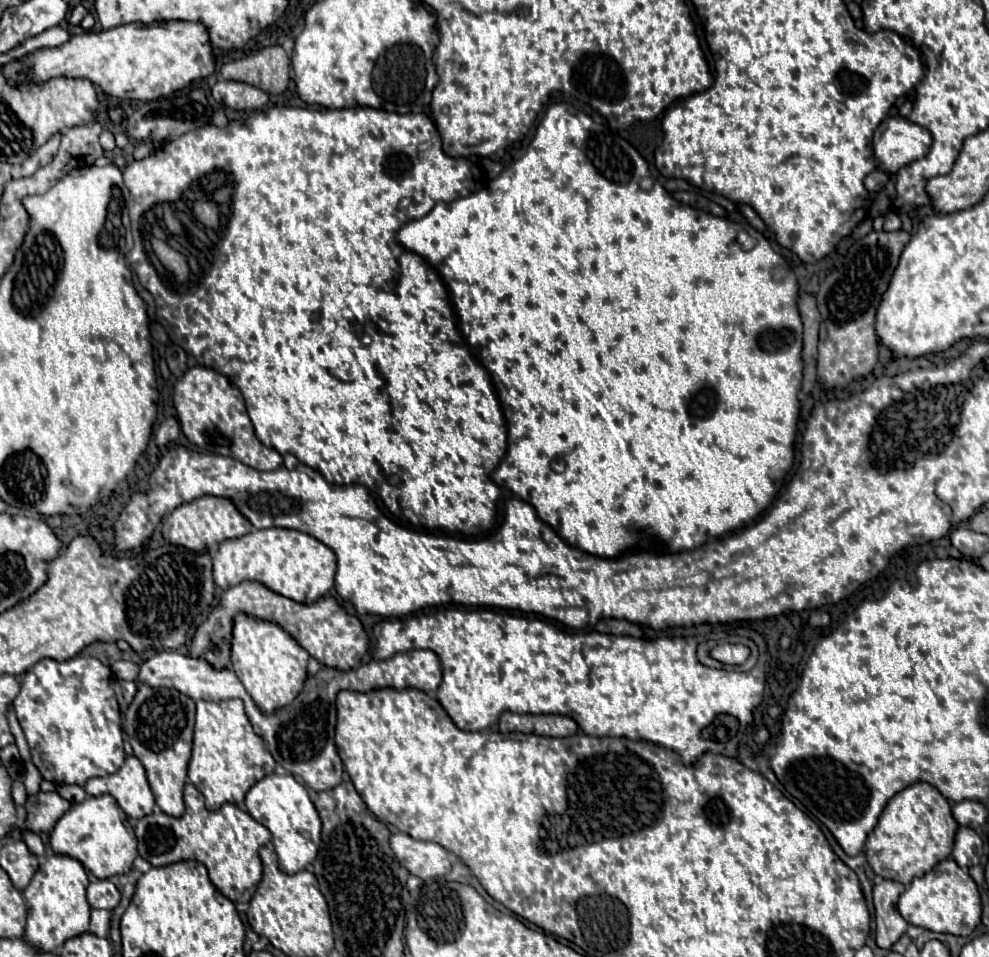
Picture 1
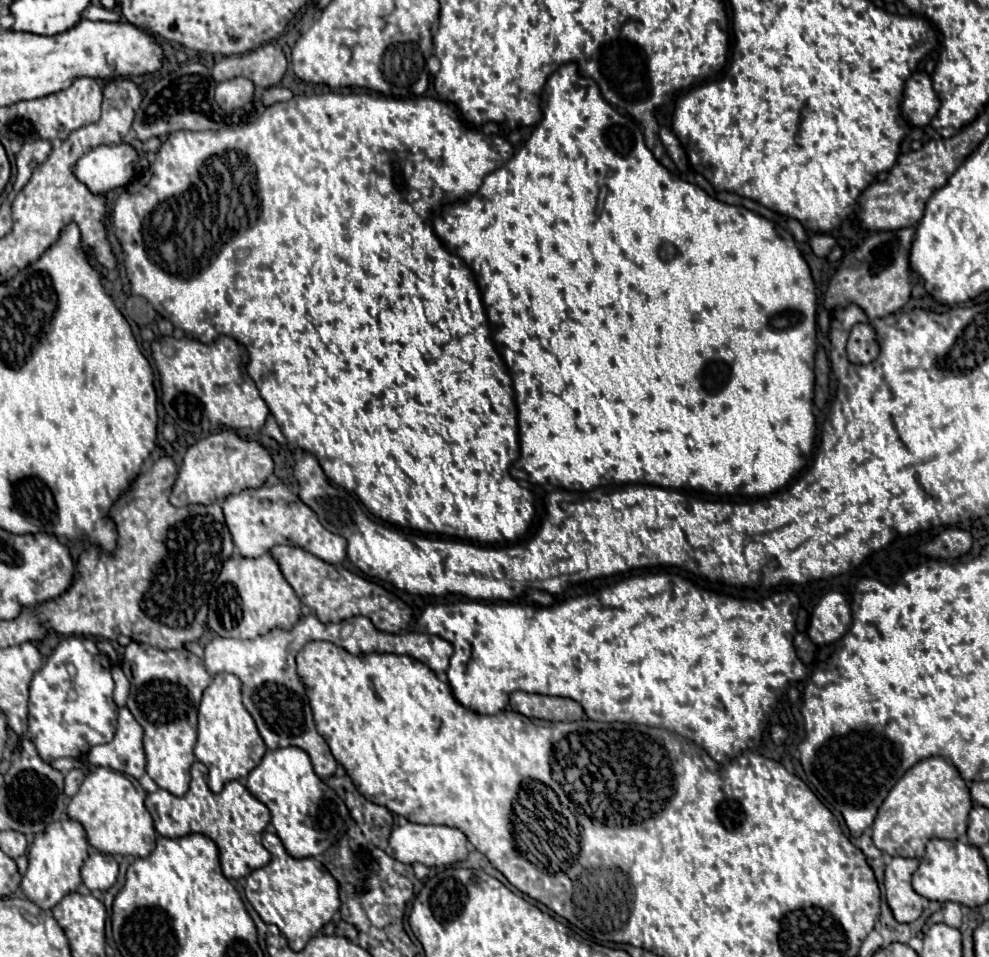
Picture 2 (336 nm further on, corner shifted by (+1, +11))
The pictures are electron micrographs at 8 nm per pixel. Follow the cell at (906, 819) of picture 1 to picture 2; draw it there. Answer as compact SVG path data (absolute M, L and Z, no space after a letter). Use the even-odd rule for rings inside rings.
M942 756L920 760L888 792L872 824L876 848L890 856L922 858L930 838L964 840L972 798L960 772Z

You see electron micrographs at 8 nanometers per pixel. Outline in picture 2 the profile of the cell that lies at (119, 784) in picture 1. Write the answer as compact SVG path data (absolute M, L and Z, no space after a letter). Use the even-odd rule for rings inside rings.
M124 706L118 714L118 728L108 744L92 746L88 752L88 764L108 766L122 774L140 778L146 772L146 754L142 748L142 726L134 720L130 710Z

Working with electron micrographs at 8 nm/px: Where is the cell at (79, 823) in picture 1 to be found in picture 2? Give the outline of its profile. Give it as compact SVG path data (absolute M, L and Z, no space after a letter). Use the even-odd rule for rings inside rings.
M98 766L98 768L94 768L86 774L78 794L72 796L72 800L68 804L68 816L78 820L84 826L84 830L88 834L88 842L98 852L104 852L104 854L132 854L136 858L146 858L156 844L156 830L154 830L152 816L144 806L144 798L146 798L146 792L134 778L124 776L124 774L120 774L112 768Z

